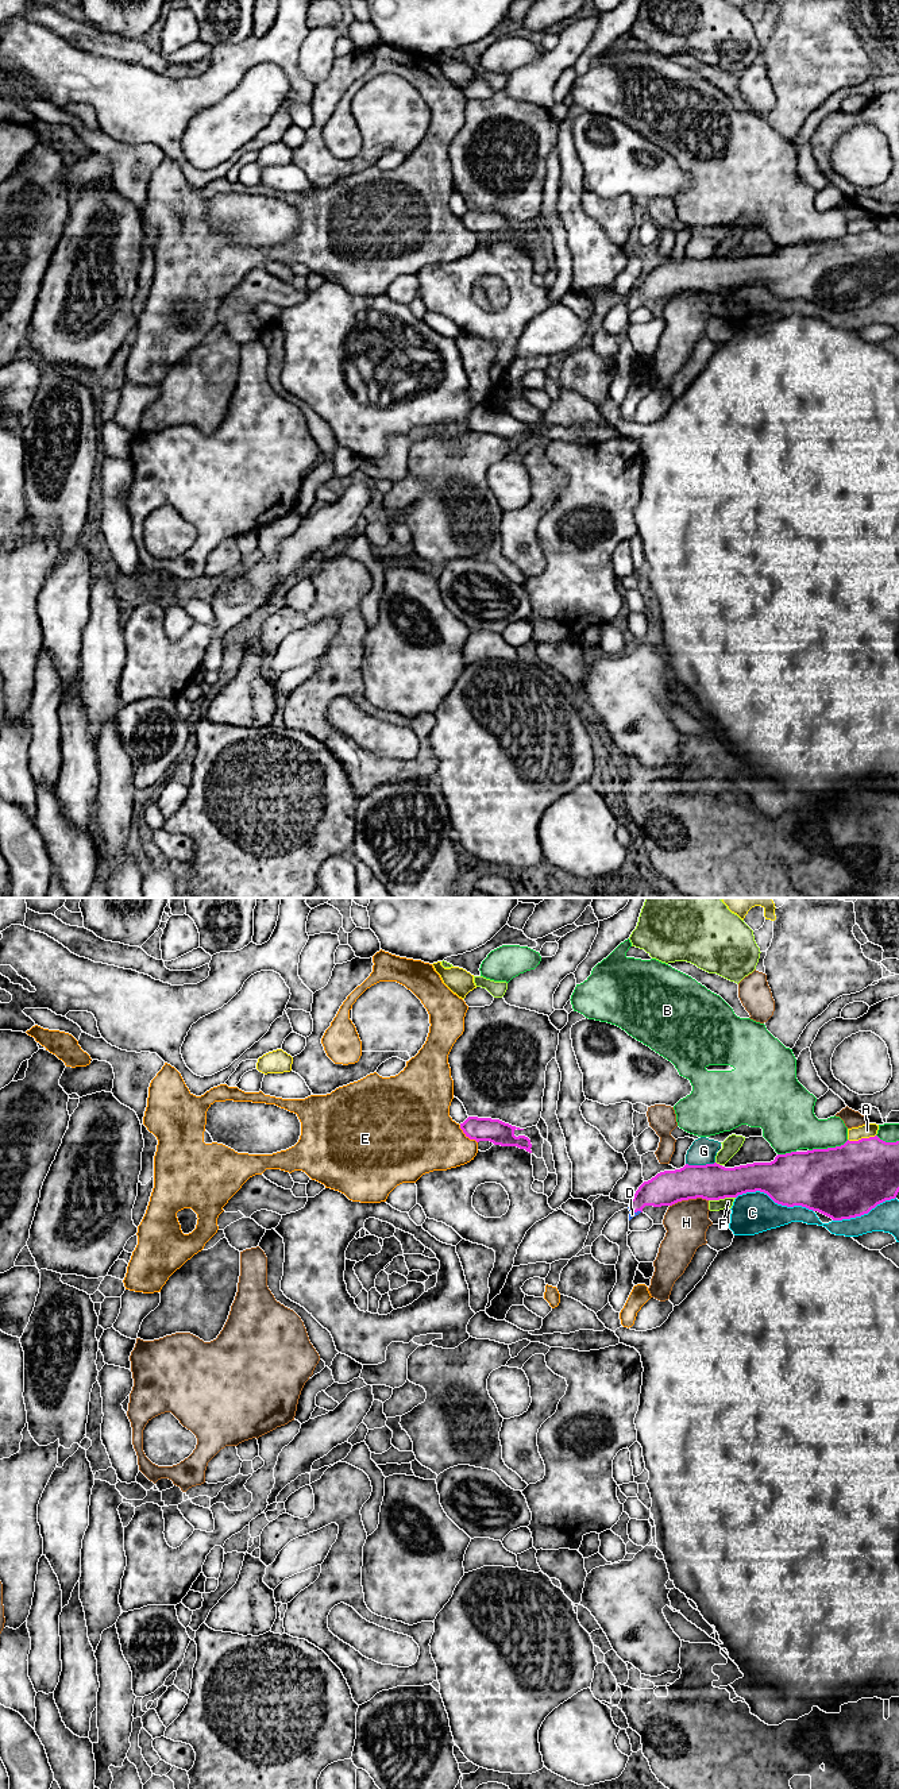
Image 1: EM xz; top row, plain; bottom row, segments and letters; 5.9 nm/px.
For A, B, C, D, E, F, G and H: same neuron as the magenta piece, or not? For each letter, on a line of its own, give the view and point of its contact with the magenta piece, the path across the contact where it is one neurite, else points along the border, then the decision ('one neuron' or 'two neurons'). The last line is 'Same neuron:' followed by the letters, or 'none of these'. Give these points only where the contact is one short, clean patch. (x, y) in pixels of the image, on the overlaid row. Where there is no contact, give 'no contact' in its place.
A: meets magenta in xz at (861, 1138); two neurons
B: meets magenta in xz at (828, 1148); two neurons
C: meets magenta in xz at (775, 1202); two neurons
D: meets magenta in xz at (635, 1211); runs through xz (666, 1188), (651, 1192), (635, 1211), (632, 1214); one neuron
E: meets magenta in xz at (467, 1136); two neurons
F: meets magenta in xz at (721, 1198); two neurons
G: meets magenta in xz at (699, 1165); two neurons
H: meets magenta in xz at (689, 1198); two neurons
Same neuron: D

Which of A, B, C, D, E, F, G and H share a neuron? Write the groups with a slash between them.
A / B / C / D / E / F / G / H

